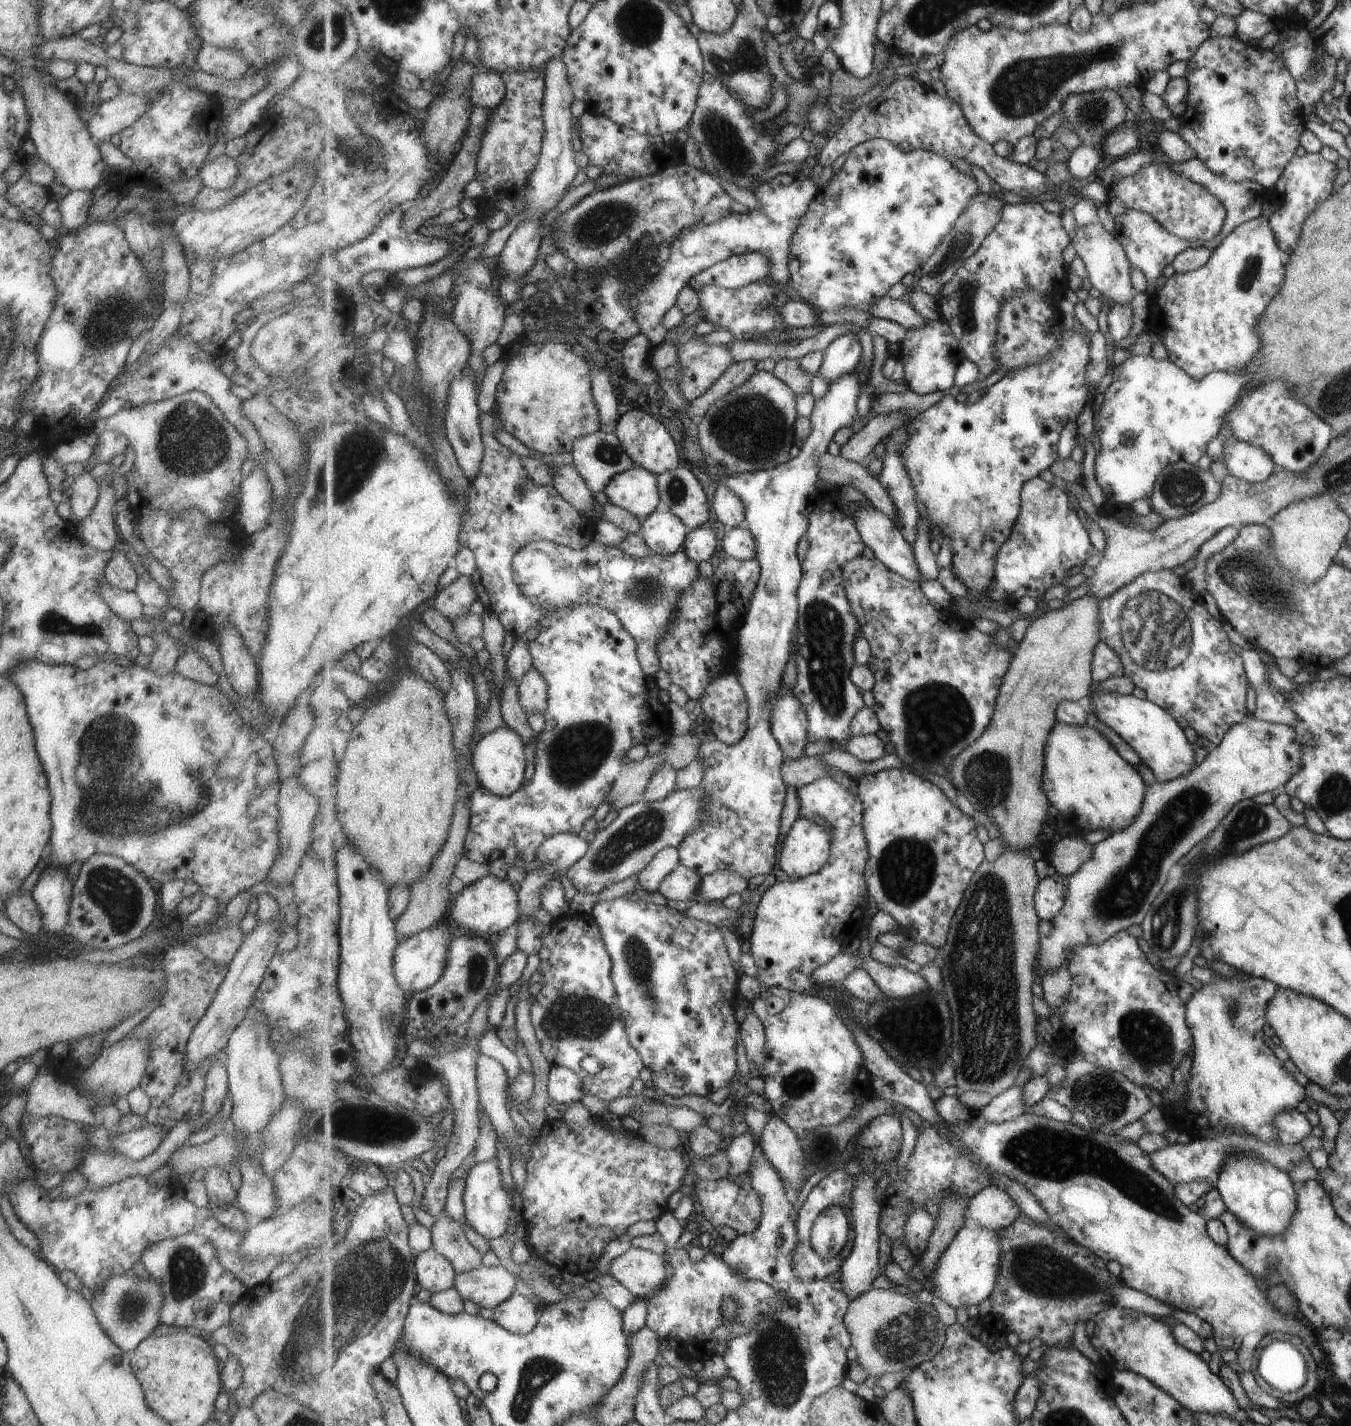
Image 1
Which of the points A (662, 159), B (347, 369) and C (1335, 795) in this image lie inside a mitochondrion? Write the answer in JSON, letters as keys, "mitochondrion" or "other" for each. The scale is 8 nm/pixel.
{"A":"other","B":"other","C":"mitochondrion"}

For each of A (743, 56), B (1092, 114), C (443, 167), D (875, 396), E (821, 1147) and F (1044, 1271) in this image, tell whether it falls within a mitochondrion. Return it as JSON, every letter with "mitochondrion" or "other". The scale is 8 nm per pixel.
{"A":"mitochondrion","B":"mitochondrion","C":"other","D":"other","E":"mitochondrion","F":"mitochondrion"}

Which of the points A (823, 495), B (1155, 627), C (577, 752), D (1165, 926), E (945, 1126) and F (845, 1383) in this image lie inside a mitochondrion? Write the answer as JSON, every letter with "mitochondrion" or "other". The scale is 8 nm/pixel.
{"A":"other","B":"mitochondrion","C":"mitochondrion","D":"mitochondrion","E":"other","F":"other"}

